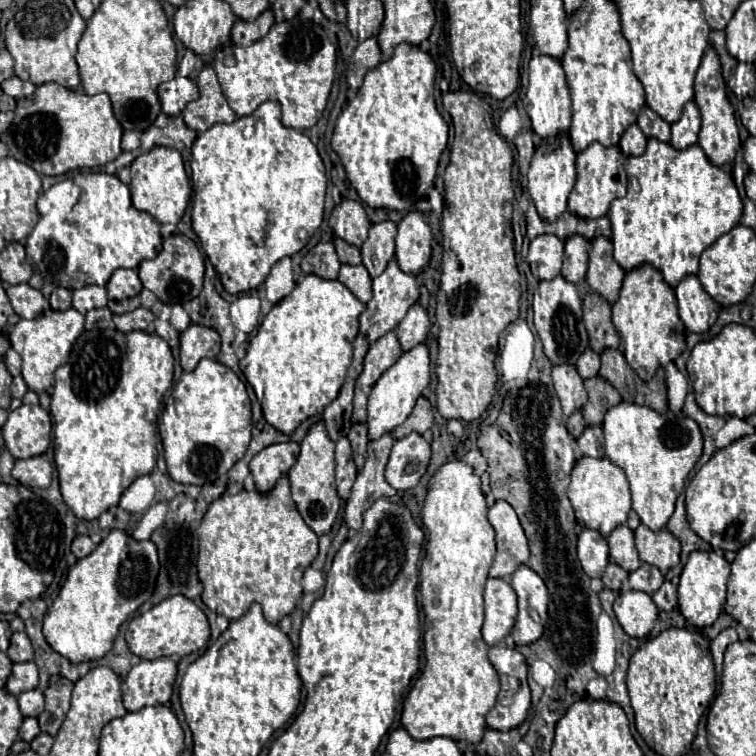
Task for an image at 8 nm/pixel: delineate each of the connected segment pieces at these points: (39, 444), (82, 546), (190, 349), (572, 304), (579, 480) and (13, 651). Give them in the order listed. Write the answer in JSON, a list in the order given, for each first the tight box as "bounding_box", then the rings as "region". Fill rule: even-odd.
[{"bounding_box":[3,405,51,459],"region":[[[21,405],[3,425],[3,439],[15,459],[43,455],[51,443],[51,417],[39,405]]]},{"bounding_box":[71,535,95,559],"region":[[[77,535],[77,537],[73,539],[71,551],[73,551],[73,555],[75,555],[77,559],[87,557],[93,549],[95,549],[95,543],[89,539],[89,535]]]},{"bounding_box":[179,325,221,371],"region":[[[189,325],[181,333],[179,363],[183,371],[193,371],[203,357],[217,357],[221,349],[221,337],[215,329],[203,325]]]},{"bounding_box":[533,275,587,365],"region":[[[557,275],[551,281],[541,281],[535,295],[533,295],[533,311],[535,311],[535,329],[543,341],[545,355],[553,365],[575,365],[579,355],[587,349],[587,331],[581,315],[581,299],[573,283]]]},{"bounding_box":[569,457,631,535],"region":[[[581,457],[573,471],[571,471],[571,485],[569,485],[569,499],[575,509],[577,519],[591,529],[597,529],[601,535],[609,535],[617,525],[627,521],[627,513],[631,511],[631,495],[629,483],[621,467],[611,463],[607,457],[591,459]]]},{"bounding_box":[7,633,33,663],"region":[[[13,633],[7,655],[11,657],[11,661],[13,661],[13,663],[33,661],[33,645],[31,645],[31,641],[29,641],[27,633]]]}]

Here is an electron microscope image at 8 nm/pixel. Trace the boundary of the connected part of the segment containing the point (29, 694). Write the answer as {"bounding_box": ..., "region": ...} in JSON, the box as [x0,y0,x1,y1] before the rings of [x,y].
{"bounding_box":[17,689,43,717],"region":[[[41,689],[25,691],[17,699],[19,699],[19,709],[25,717],[37,717],[43,711],[43,693],[41,693]]]}

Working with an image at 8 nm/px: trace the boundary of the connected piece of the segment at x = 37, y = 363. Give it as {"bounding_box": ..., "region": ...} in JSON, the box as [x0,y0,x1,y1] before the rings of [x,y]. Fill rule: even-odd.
{"bounding_box":[11,309,83,393],"region":[[[67,309],[67,311],[45,311],[41,317],[35,319],[21,319],[13,329],[11,329],[11,347],[21,355],[23,359],[23,379],[27,383],[27,387],[35,393],[41,391],[49,391],[53,387],[53,373],[57,367],[65,365],[71,353],[71,347],[75,343],[75,339],[81,335],[83,331],[83,315],[75,309]]]}

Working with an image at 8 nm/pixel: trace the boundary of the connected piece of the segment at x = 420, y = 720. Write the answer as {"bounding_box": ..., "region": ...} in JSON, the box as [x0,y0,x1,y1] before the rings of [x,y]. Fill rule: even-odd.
{"bounding_box":[401,461,499,743],"region":[[[449,461],[439,467],[431,479],[421,521],[427,529],[427,549],[420,564],[419,596],[425,616],[423,653],[425,667],[403,701],[401,725],[417,739],[425,741],[431,737],[449,737],[455,741],[479,743],[487,729],[485,715],[495,705],[499,693],[499,677],[487,659],[487,645],[481,637],[483,625],[483,587],[487,581],[489,567],[495,557],[495,531],[487,521],[485,495],[481,493],[481,481],[463,461]]]}

